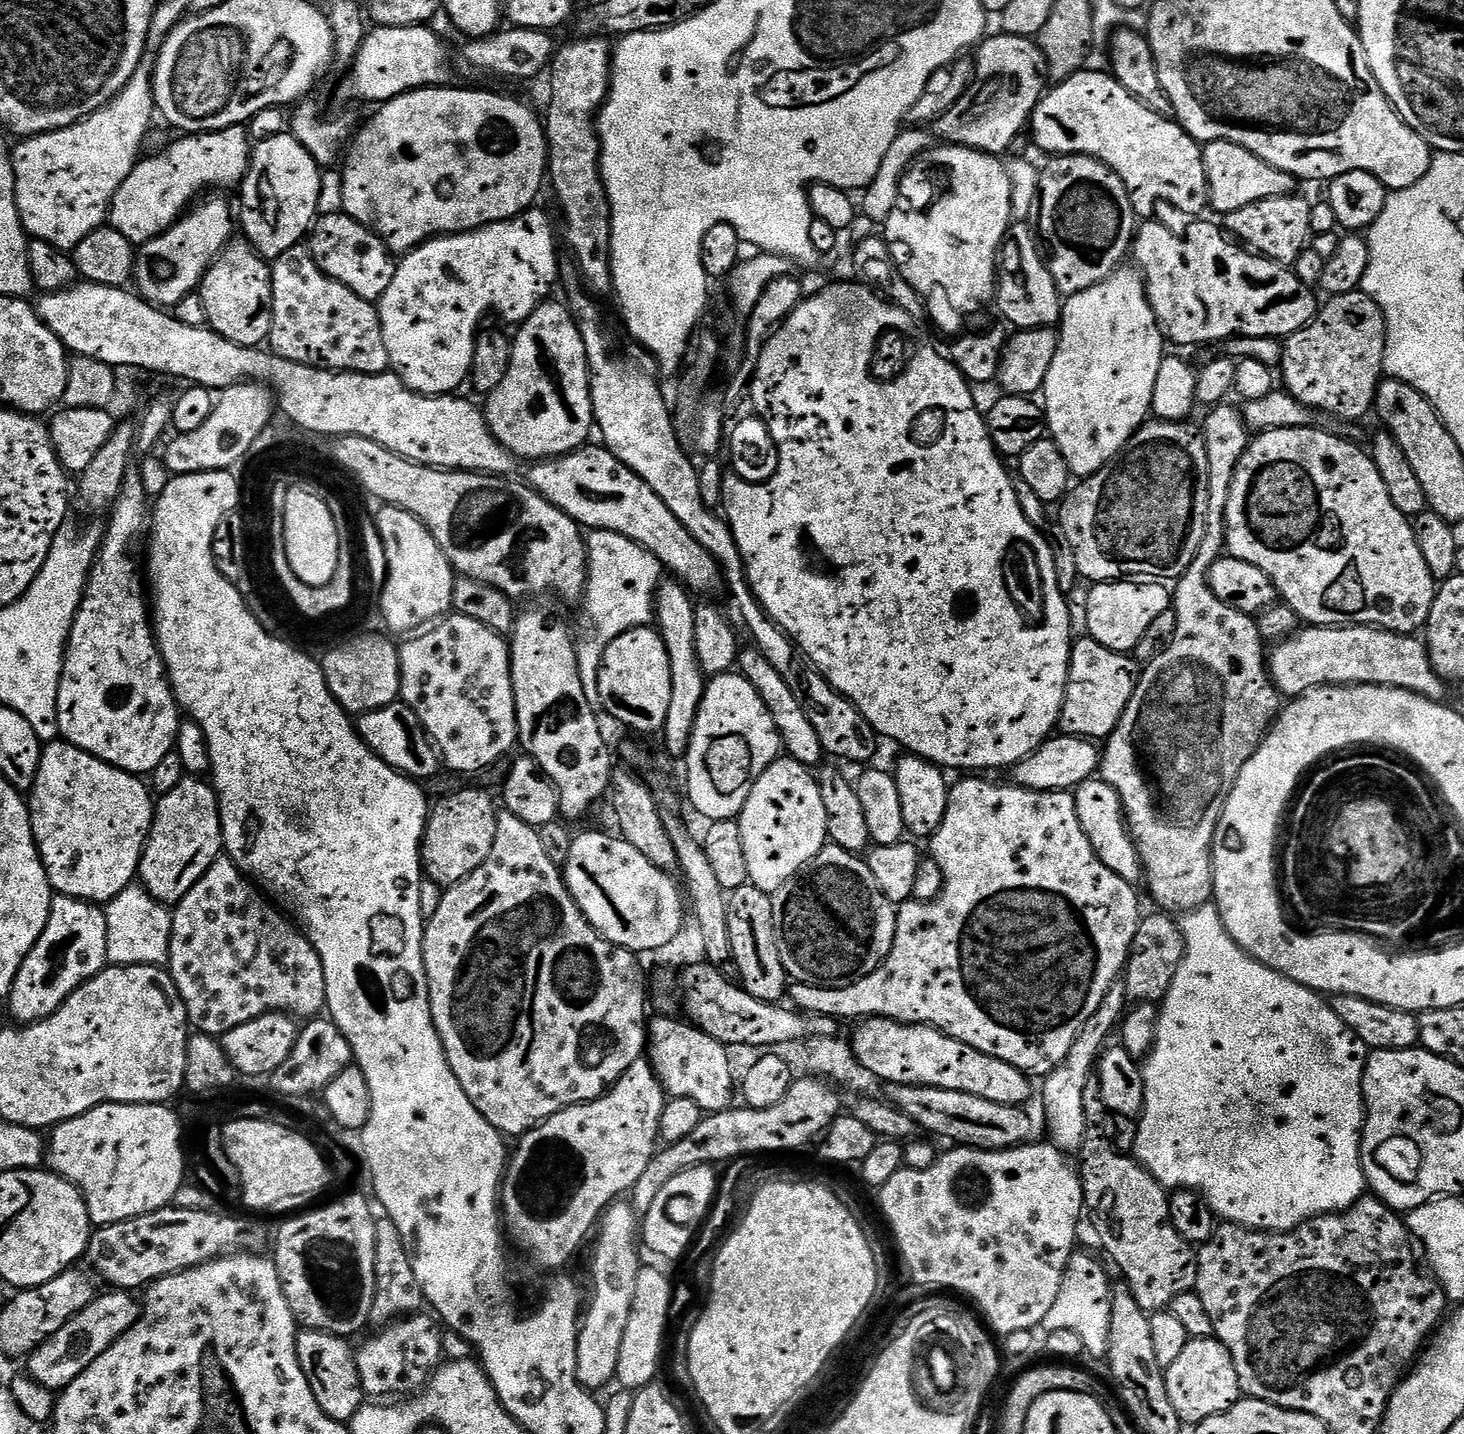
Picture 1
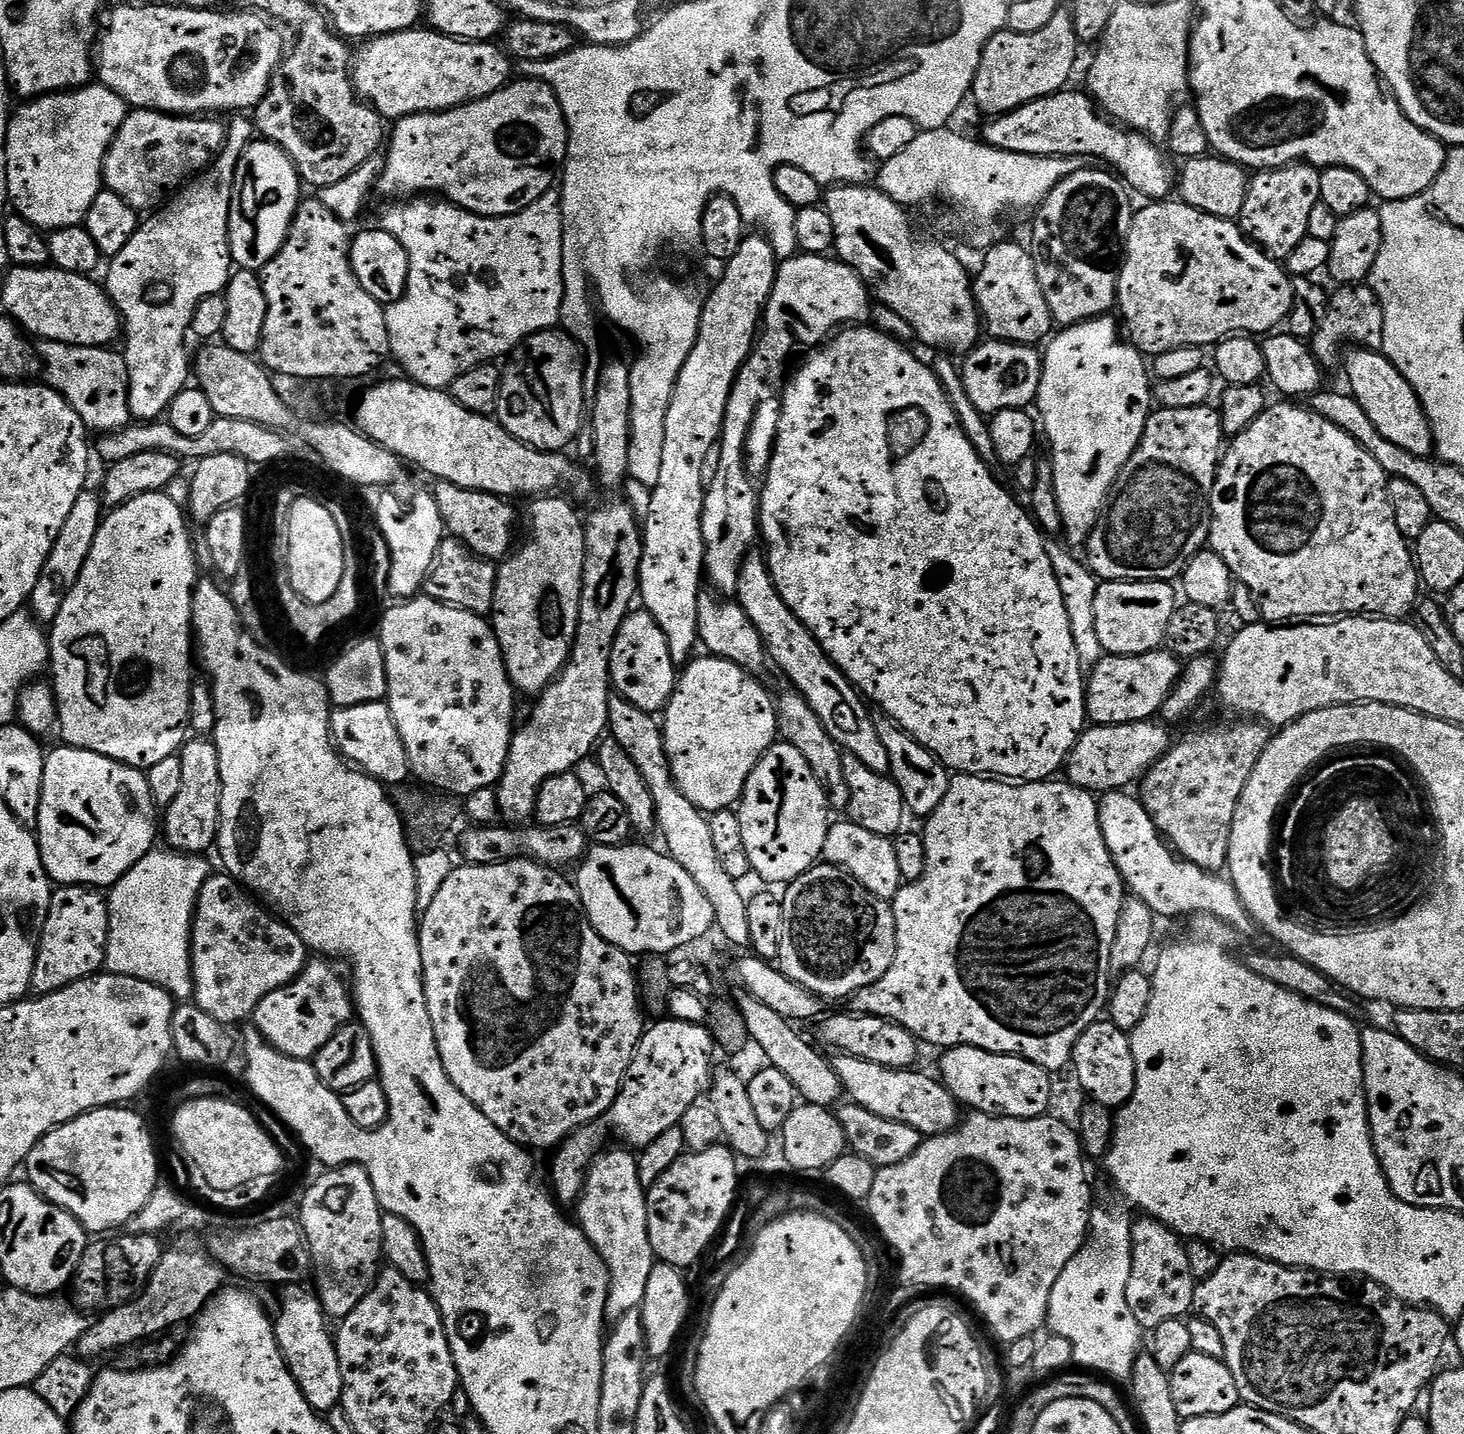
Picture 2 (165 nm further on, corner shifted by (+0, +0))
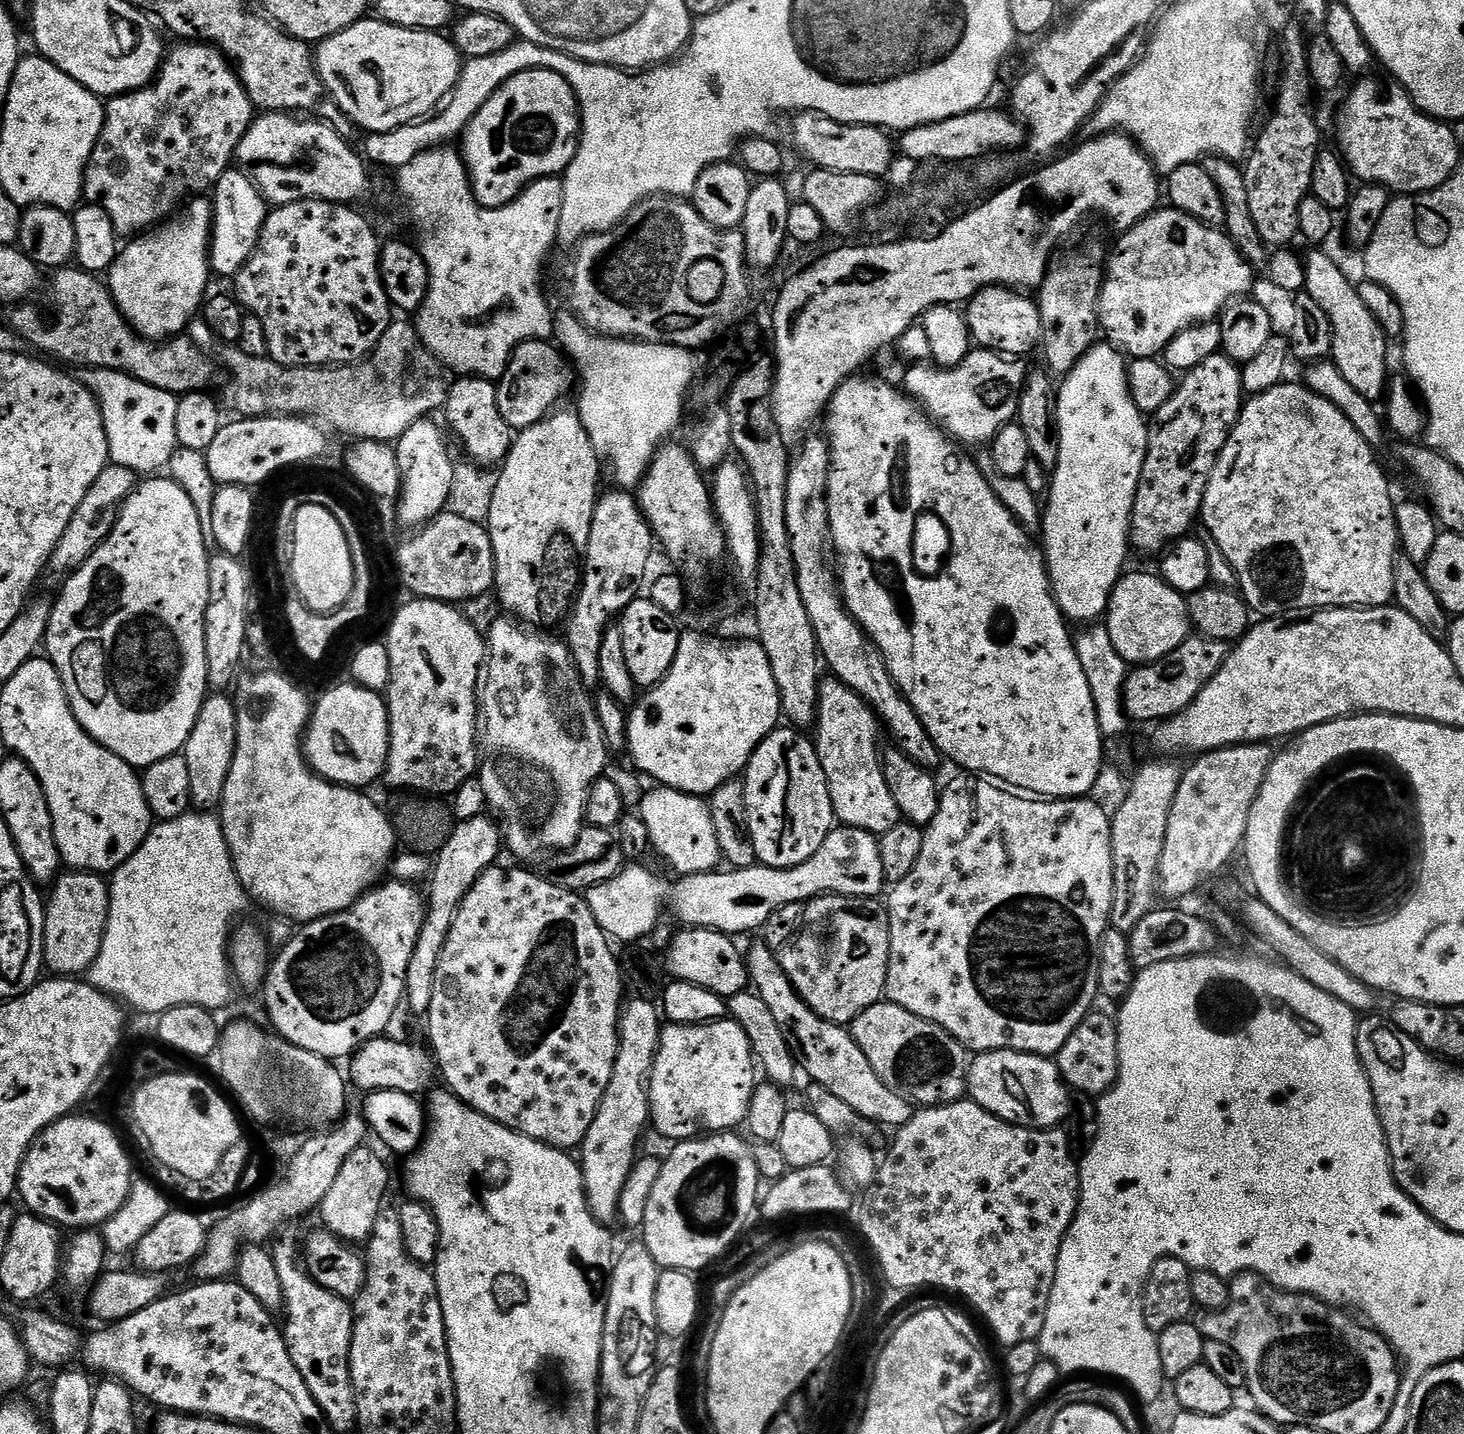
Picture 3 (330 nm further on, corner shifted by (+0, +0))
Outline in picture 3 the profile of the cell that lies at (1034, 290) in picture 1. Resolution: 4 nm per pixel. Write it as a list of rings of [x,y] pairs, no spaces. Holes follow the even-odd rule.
[[[997,286],[984,288],[967,301],[966,317],[971,339],[981,349],[999,352],[1009,358],[1027,357],[1032,347],[1042,340],[1040,327],[1040,305],[1031,295],[1015,288]]]

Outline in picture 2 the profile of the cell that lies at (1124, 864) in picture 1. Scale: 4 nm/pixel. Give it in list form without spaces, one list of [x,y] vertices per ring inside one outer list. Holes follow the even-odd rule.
[[[1124,790],[1103,793],[1099,797],[1100,825],[1102,826],[1102,838],[1106,842],[1106,850],[1110,850],[1112,861],[1120,871],[1120,877],[1124,879],[1125,889],[1135,899],[1140,900],[1158,918],[1164,916],[1188,916],[1187,918],[1200,917],[1219,920],[1221,925],[1237,928],[1240,932],[1253,931],[1252,916],[1246,910],[1242,898],[1238,898],[1238,890],[1232,885],[1227,875],[1215,872],[1203,872],[1198,866],[1194,866],[1183,858],[1178,859],[1175,851],[1166,843],[1156,829],[1156,823],[1150,818],[1150,814],[1144,808],[1143,799],[1127,796]]]

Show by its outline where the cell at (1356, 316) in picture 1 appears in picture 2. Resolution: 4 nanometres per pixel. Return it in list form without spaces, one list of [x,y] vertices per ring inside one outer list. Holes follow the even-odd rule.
[[[1367,283],[1353,284],[1351,286],[1340,286],[1331,293],[1328,301],[1328,311],[1324,314],[1324,319],[1320,321],[1318,330],[1310,337],[1310,347],[1313,355],[1316,356],[1317,362],[1325,369],[1332,368],[1341,363],[1342,351],[1340,347],[1343,344],[1352,344],[1348,346],[1359,346],[1369,350],[1380,350],[1384,347],[1384,339],[1382,338],[1382,330],[1384,329],[1384,315],[1382,314],[1382,306],[1376,292]]]

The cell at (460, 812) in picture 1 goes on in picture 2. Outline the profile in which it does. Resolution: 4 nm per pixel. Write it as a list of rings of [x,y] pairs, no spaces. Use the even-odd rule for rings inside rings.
[[[579,823],[550,826],[549,828],[543,826],[492,827],[496,826],[472,826],[472,829],[461,838],[460,848],[464,851],[464,856],[468,859],[465,861],[469,865],[505,864],[508,860],[525,856],[553,870],[565,870],[564,868],[570,867],[571,864],[572,867],[579,865],[590,847],[590,841]]]

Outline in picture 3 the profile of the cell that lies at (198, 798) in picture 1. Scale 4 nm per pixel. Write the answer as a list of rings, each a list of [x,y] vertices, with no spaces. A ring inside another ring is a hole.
[[[228,694],[209,695],[194,722],[194,730],[190,730],[190,738],[182,749],[186,767],[190,770],[192,803],[197,809],[212,810],[219,805],[226,790],[226,778],[230,778],[230,766],[234,762],[237,742],[238,718],[233,697]]]

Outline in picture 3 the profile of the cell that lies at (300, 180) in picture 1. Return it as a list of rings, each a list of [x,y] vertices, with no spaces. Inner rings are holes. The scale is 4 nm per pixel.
[[[240,170],[222,174],[214,189],[214,215],[212,218],[212,243],[210,245],[210,268],[220,276],[235,277],[241,266],[252,256],[264,223],[268,221],[270,205],[260,189],[252,183],[251,176]]]

